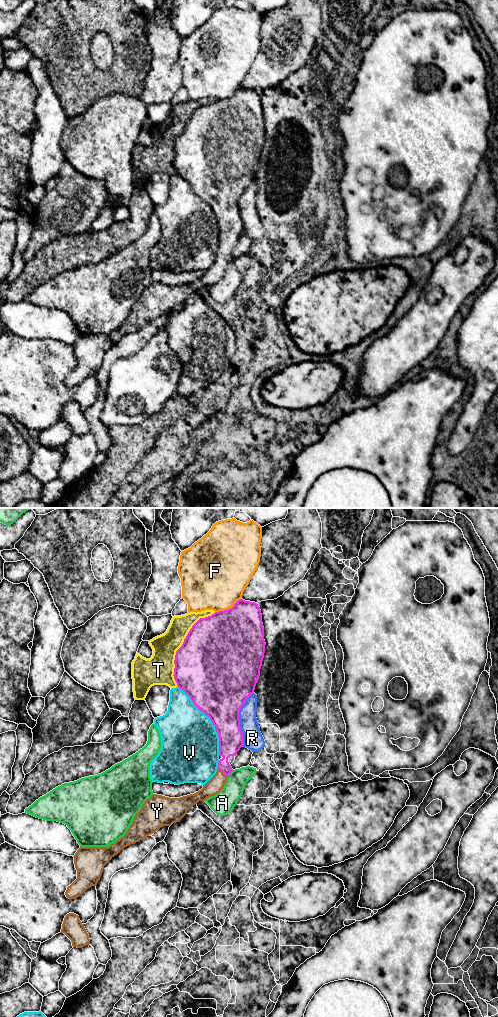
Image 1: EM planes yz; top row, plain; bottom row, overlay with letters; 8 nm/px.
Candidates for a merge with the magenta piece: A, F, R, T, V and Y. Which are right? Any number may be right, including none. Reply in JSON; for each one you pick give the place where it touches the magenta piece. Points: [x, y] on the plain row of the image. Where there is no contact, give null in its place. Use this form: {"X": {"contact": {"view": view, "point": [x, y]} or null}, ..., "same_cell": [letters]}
{"Y": {"contact": {"view": "yz", "point": [222, 259]}}, "same_cell": ["Y"]}

